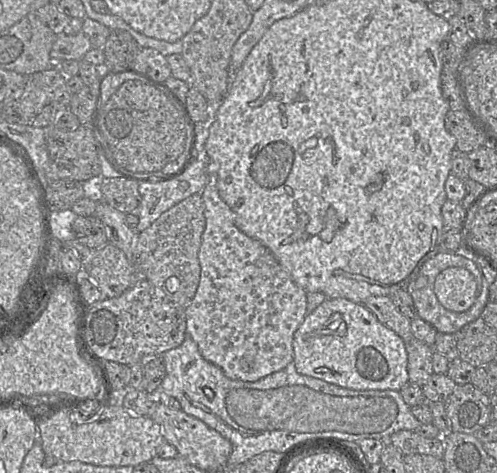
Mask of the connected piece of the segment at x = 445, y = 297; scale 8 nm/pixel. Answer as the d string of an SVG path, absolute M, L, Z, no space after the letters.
M448 266L431 278L431 290L439 303L447 310L464 312L477 298L477 280L463 266Z

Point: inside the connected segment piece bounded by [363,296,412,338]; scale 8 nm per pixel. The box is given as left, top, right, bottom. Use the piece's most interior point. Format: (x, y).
(382, 307)

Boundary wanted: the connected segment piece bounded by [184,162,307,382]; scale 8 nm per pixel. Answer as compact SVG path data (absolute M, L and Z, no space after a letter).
M208 162L207 183L200 194L205 217L205 229L198 251L200 281L191 303L184 310L186 333L197 344L202 357L219 367L228 378L255 382L293 362L293 336L307 315L307 293L293 282L263 244L236 227L234 212L220 198L216 174Z

